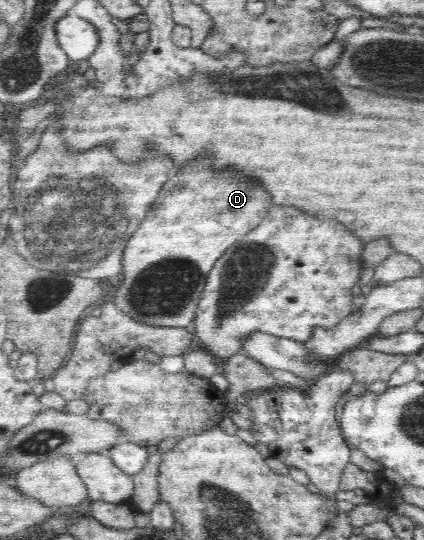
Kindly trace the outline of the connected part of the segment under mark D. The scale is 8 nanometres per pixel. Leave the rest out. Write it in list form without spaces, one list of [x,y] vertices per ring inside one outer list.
[[[202,157],[188,167],[182,167],[176,177],[164,183],[152,211],[140,222],[138,229],[125,245],[122,255],[120,285],[114,295],[114,303],[122,314],[132,319],[159,327],[184,327],[192,324],[208,275],[216,260],[228,247],[240,241],[250,229],[256,229],[264,215],[270,211],[270,197],[254,179],[232,175],[230,171],[212,173],[210,159]]]

